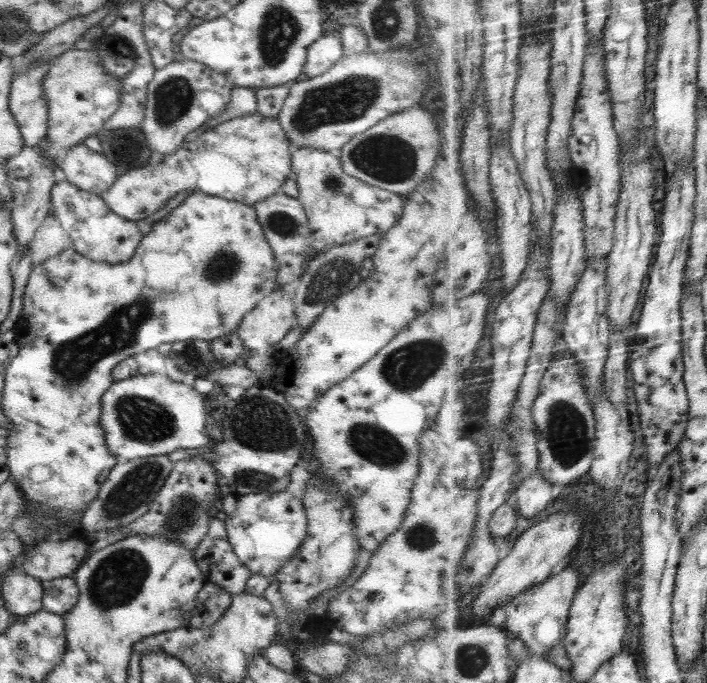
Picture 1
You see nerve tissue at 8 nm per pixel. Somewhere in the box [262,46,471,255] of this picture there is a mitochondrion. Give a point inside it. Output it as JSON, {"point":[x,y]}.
{"point":[349,99]}

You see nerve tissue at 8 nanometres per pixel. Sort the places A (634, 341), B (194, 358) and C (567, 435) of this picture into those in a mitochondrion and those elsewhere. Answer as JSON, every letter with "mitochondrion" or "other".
{"A":"other","B":"mitochondrion","C":"mitochondrion"}

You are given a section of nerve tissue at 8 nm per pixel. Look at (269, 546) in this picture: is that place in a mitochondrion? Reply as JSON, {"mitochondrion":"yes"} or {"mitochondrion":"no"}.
{"mitochondrion":"no"}

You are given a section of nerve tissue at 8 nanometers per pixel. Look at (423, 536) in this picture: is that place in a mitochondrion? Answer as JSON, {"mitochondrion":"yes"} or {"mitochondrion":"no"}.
{"mitochondrion":"yes"}

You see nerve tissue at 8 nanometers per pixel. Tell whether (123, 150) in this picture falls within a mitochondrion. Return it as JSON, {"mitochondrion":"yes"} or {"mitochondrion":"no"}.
{"mitochondrion":"no"}

